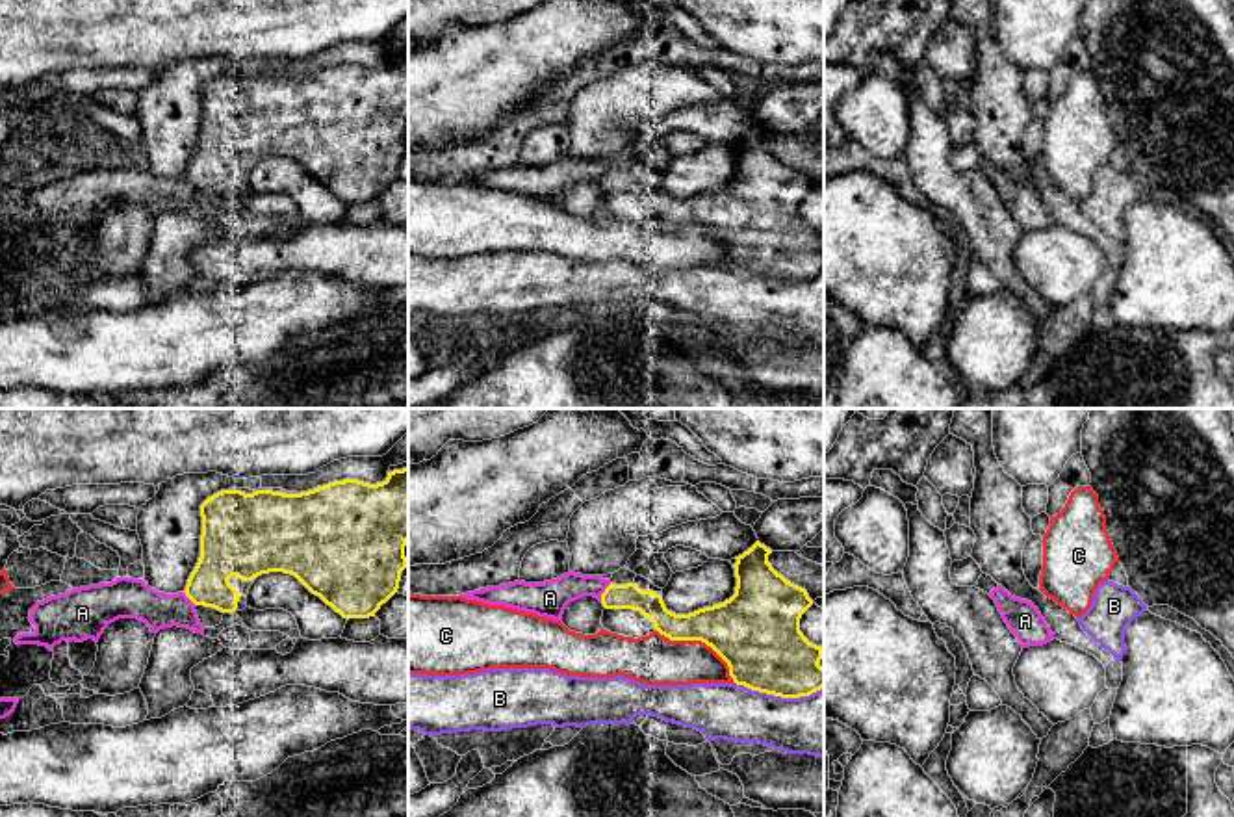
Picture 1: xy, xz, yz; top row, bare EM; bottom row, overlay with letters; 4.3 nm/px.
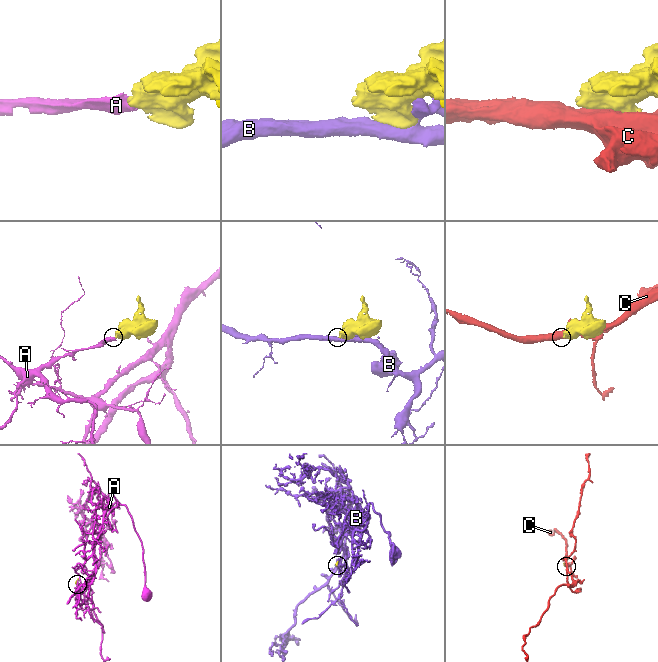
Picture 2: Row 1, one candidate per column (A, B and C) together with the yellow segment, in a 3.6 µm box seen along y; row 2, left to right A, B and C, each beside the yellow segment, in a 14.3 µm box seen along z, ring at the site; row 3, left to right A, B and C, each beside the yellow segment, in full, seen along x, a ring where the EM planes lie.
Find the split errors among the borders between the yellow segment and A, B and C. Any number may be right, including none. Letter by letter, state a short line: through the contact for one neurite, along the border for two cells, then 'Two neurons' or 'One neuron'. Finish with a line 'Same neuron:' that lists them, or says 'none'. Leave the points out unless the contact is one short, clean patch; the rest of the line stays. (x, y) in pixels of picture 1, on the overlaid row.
A: Line: xz (611, 583), (600, 600). Two neurons
B: Two neurons
C: Two neurons
Same neuron: none

